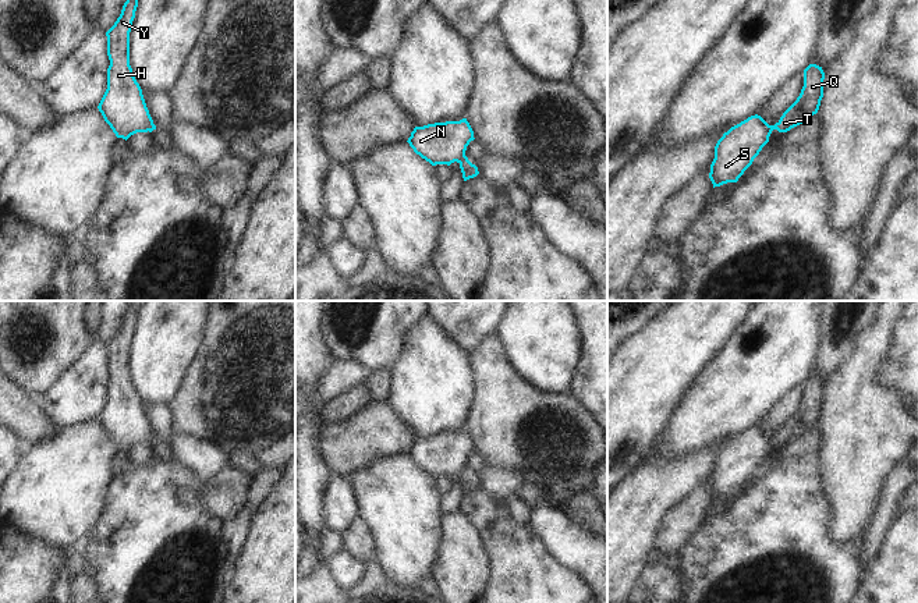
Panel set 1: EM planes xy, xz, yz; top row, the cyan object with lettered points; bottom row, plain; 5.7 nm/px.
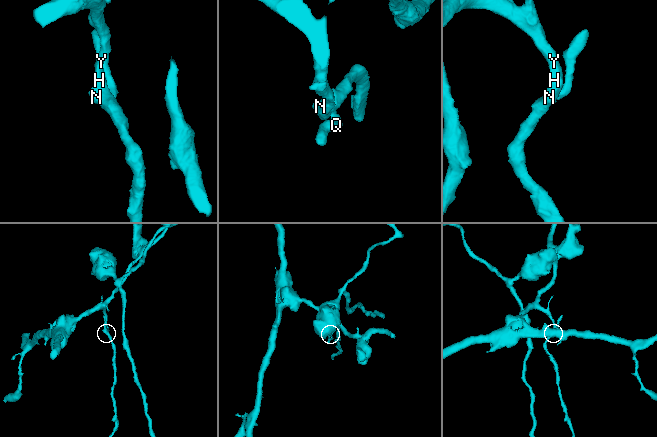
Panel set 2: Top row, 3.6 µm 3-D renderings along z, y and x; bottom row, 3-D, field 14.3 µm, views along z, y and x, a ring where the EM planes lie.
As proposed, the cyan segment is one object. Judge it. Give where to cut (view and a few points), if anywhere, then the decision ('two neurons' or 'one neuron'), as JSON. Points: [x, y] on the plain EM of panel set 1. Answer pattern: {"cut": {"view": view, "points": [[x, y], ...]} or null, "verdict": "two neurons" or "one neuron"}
{"cut": {"view": "xz", "points": [[465, 468], [457, 474]]}, "verdict": "two neurons"}

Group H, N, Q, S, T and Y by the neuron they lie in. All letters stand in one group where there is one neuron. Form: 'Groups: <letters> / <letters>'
Groups: H N S Y / Q T

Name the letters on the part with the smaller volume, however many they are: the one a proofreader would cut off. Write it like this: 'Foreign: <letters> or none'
Foreign: Q, T

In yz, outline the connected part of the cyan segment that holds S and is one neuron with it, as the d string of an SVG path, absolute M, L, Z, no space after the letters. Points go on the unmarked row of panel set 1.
M755 426L731 439L717 453L709 490L715 499L737 494L769 454L773 437Z

